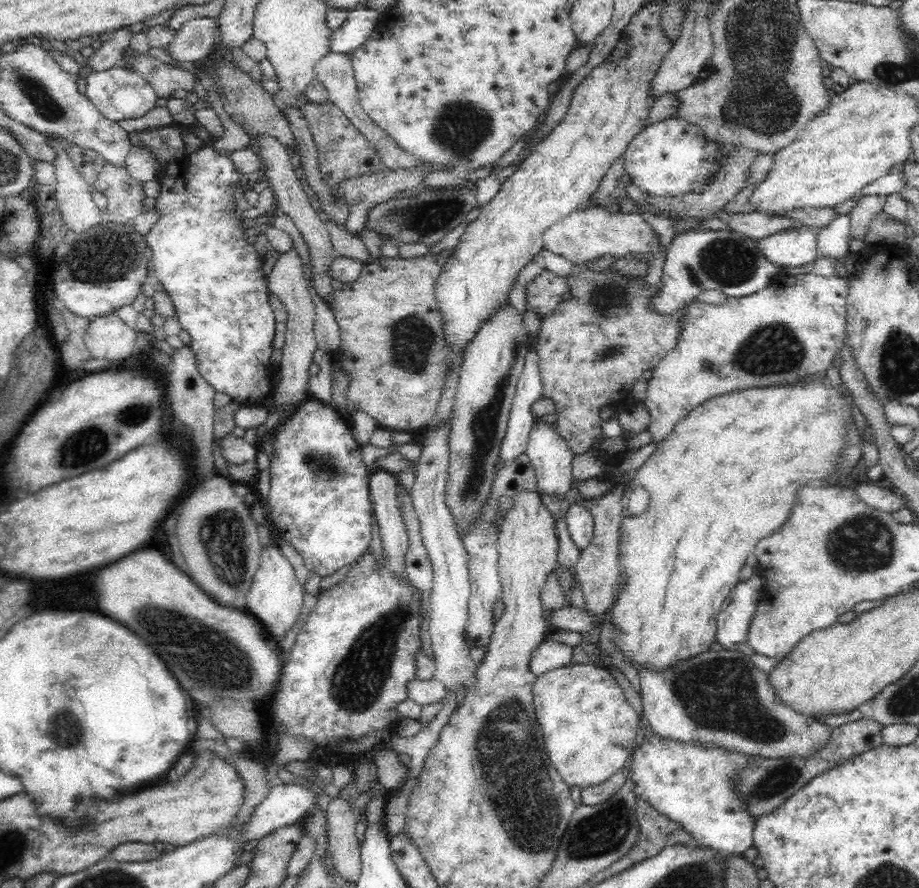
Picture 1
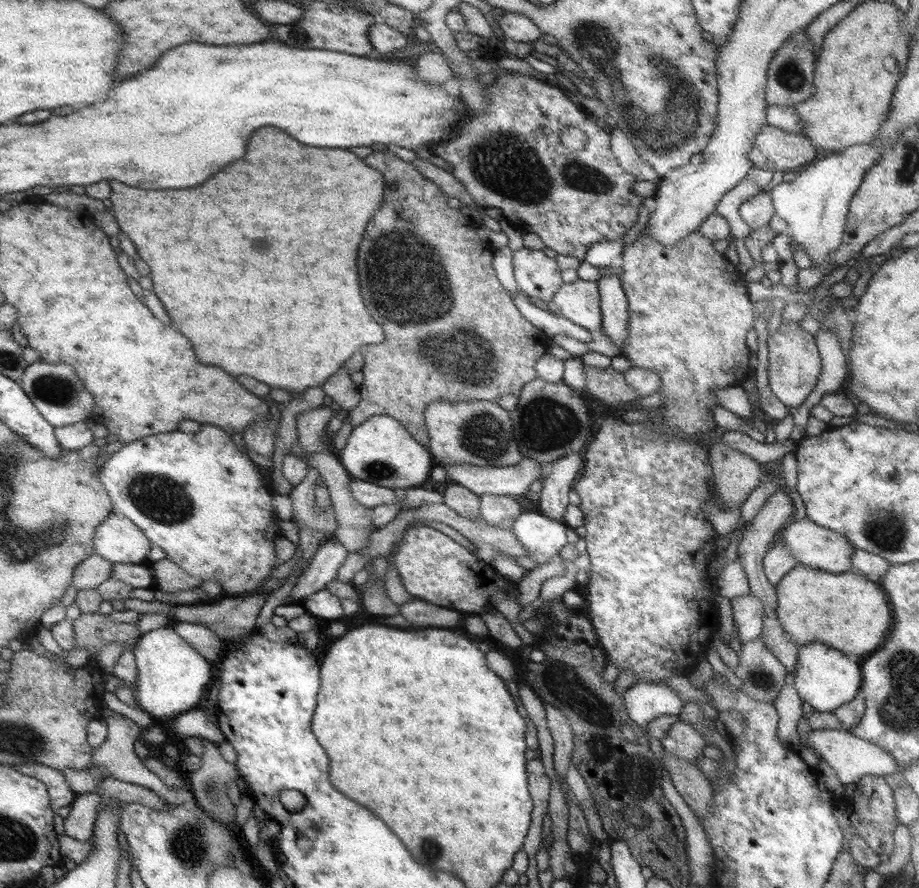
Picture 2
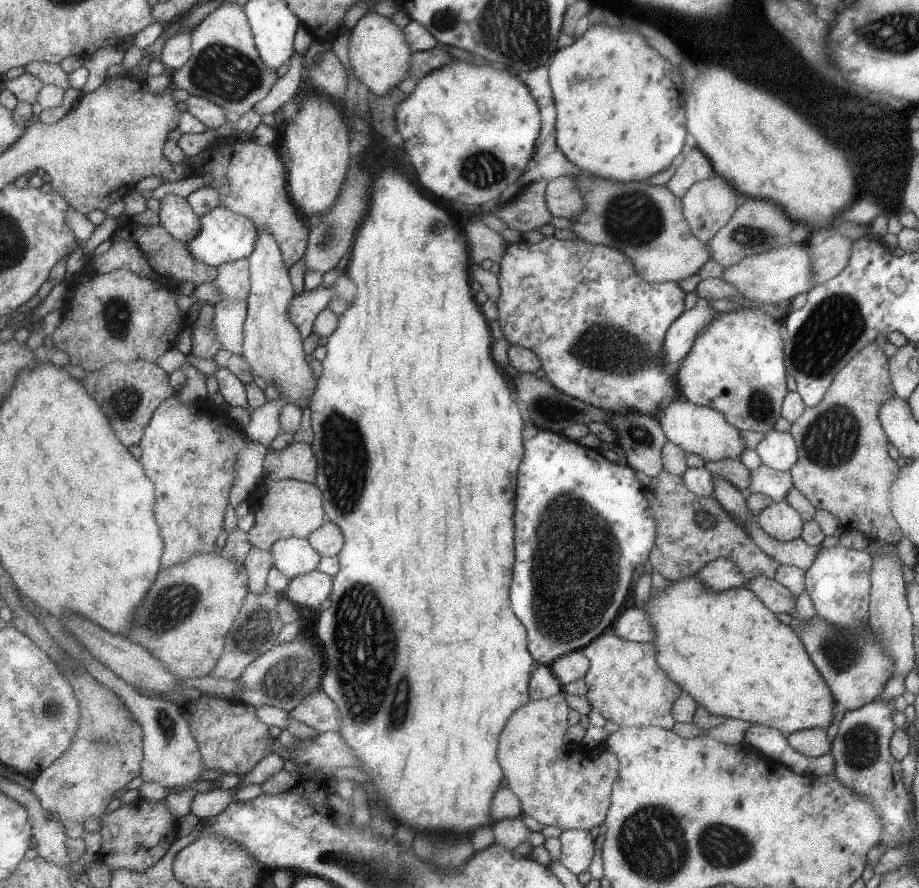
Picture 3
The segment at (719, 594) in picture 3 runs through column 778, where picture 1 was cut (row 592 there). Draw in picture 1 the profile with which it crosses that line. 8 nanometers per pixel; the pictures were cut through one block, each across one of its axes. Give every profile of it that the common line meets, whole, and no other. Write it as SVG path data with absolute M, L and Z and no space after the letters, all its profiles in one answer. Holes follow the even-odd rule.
M809 375L800 384L802 388L752 388L750 392L738 392L738 396L730 396L726 392L706 400L678 422L666 440L657 443L655 452L635 472L629 488L638 488L638 486L646 488L649 491L649 504L640 514L625 514L623 523L619 526L620 594L612 609L612 624L616 628L612 638L624 640L624 642L616 642L616 646L622 656L632 656L628 660L632 660L634 664L660 670L678 663L678 660L689 659L708 651L710 644L715 641L717 618L722 612L722 604L739 582L740 573L746 566L746 560L751 555L750 550L754 548L754 544L758 544L758 540L762 540L762 537L770 536L770 532L774 532L774 528L780 528L782 520L790 516L790 504L794 504L794 492L798 492L802 484L822 480L822 472L830 472L830 464L834 464L834 452L838 452L840 448L842 452L846 452L848 432L855 427L855 420L852 405L846 401L844 392L834 389L826 382L825 376L817 378Z

